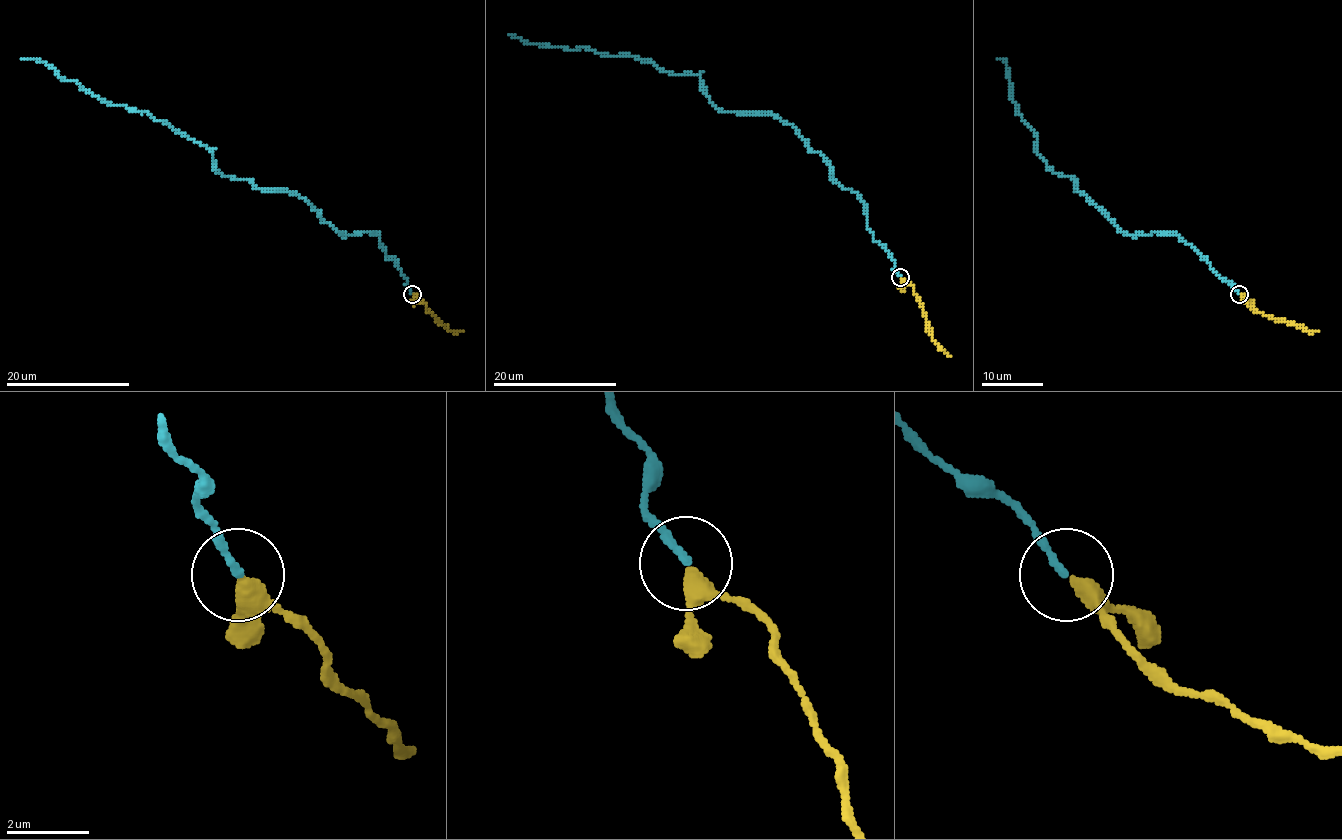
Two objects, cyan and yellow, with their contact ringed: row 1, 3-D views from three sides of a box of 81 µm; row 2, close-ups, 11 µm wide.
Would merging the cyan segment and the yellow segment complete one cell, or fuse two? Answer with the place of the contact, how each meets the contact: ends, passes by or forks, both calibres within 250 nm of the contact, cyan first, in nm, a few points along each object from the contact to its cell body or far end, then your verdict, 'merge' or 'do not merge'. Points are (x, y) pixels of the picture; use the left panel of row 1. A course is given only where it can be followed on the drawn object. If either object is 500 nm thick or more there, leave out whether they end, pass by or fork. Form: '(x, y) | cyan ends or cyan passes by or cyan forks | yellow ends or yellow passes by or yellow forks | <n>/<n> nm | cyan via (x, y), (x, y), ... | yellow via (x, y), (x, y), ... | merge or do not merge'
(412, 294) | cyan ends | yellow passes by | 160/320 nm | cyan via (413, 294), (379, 234), (345, 236), (303, 199), (217, 171), (209, 149), (144, 111), (22, 60) | yellow via (413, 294), (444, 325), (453, 331), (462, 330) | merge

